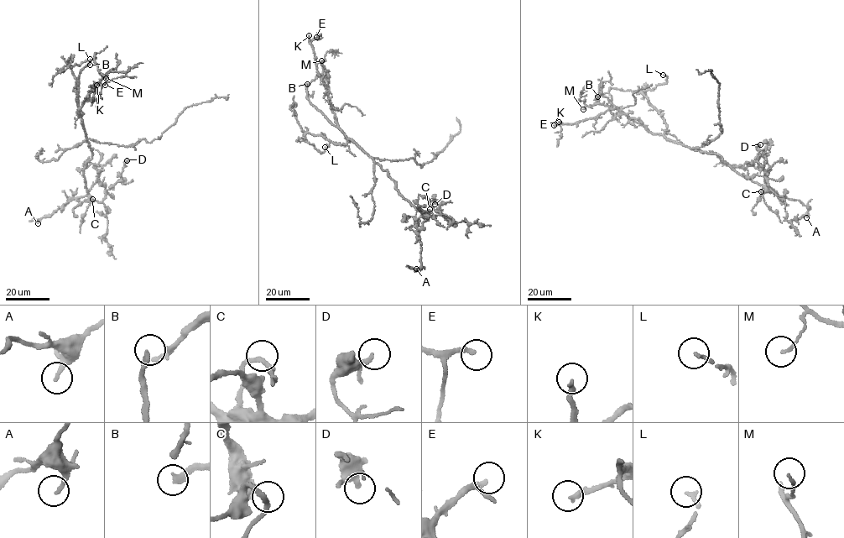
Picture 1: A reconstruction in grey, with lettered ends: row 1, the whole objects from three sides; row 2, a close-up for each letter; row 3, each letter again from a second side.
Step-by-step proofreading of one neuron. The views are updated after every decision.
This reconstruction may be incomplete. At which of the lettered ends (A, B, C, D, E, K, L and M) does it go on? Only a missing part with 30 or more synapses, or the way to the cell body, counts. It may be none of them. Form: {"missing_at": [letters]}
{"missing_at": ["B", "E", "K"]}

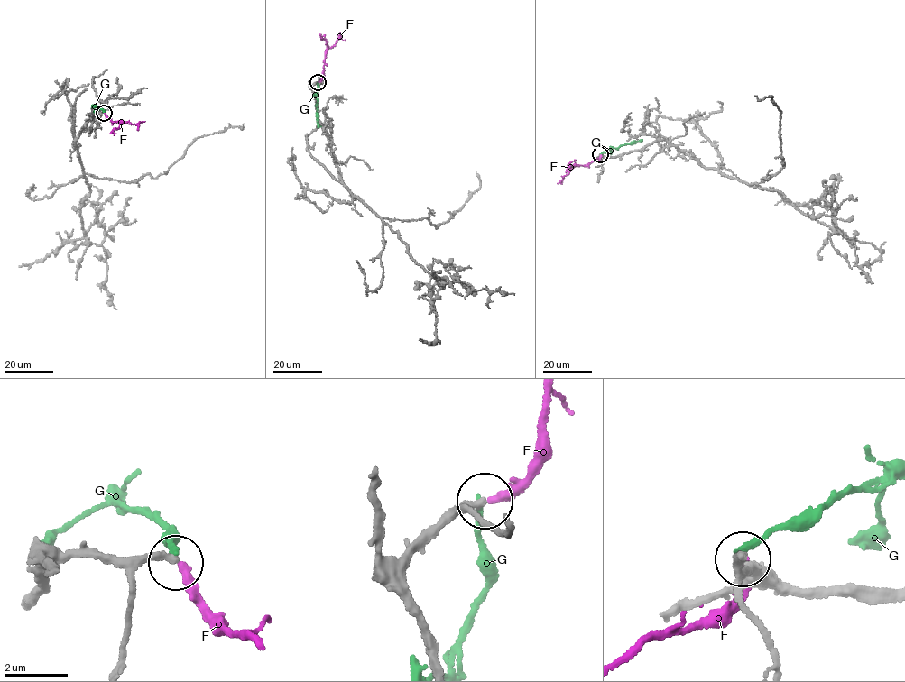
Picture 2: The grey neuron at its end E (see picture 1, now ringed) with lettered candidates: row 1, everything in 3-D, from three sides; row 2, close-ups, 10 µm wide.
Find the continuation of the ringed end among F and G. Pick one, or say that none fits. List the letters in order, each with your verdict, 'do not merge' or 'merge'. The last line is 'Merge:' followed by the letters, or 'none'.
F: merge
G: do not merge
Merge: F

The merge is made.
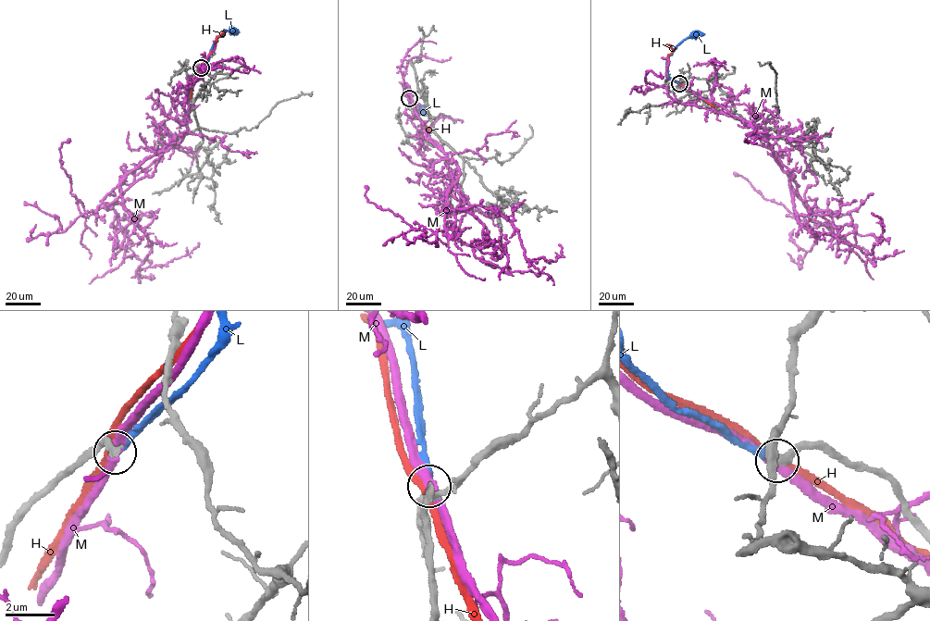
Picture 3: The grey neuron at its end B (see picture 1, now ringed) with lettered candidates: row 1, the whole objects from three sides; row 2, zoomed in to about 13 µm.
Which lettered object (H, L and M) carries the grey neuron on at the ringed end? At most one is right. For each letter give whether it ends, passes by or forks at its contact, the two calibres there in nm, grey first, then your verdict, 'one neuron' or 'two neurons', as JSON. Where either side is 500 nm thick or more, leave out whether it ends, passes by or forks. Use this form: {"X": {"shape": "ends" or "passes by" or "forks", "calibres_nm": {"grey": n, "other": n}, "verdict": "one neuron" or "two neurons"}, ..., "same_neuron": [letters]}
{"H": {"shape": "passes by", "calibres_nm": {"grey": 300, "other": 280}, "verdict": "two neurons"}, "L": {"shape": "ends", "calibres_nm": {"grey": 280, "other": 240}, "verdict": "one neuron"}, "M": {"shape": "passes by", "calibres_nm": {"grey": 280, "other": 320}, "verdict": "two neurons"}, "same_neuron": ["L"]}

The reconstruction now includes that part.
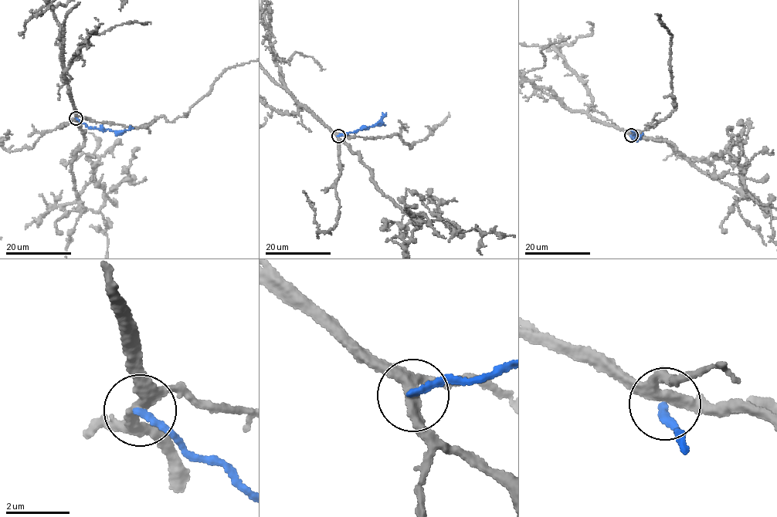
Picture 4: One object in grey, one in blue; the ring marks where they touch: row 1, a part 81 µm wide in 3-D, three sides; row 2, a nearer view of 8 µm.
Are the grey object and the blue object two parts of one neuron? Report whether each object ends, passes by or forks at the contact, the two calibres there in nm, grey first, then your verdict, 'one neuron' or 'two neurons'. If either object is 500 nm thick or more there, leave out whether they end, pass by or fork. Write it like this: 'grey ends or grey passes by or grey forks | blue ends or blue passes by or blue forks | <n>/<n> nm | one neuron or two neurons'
grey forks | blue ends | 300/200 nm | two neurons

